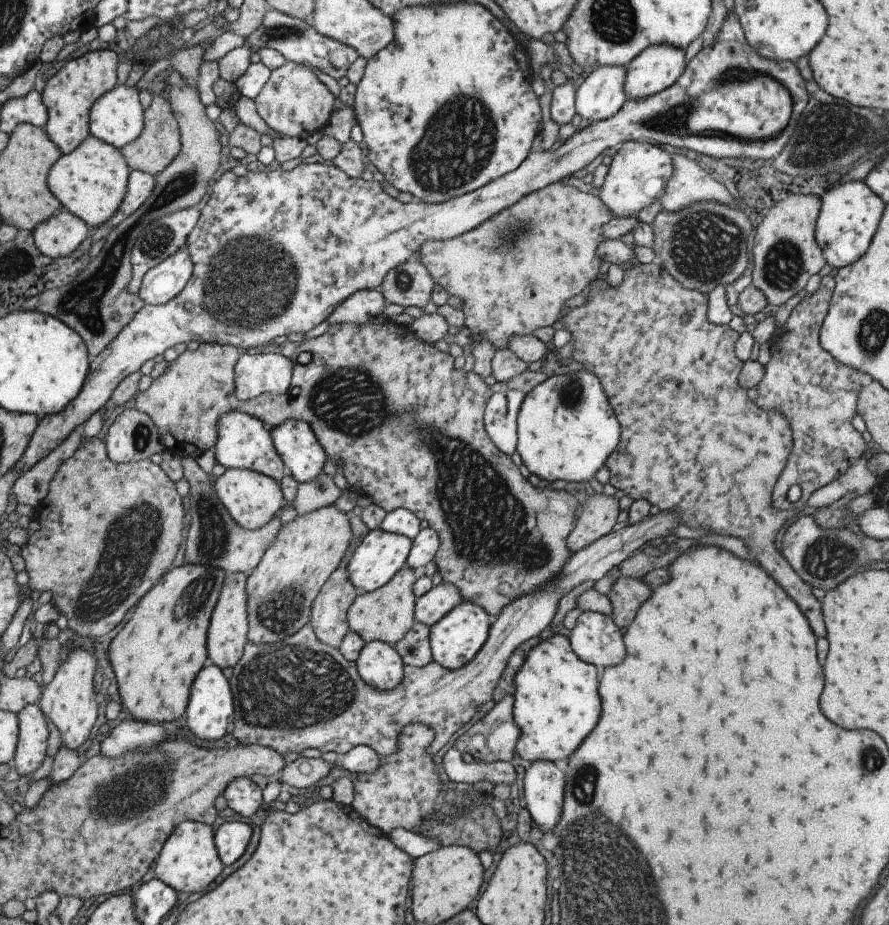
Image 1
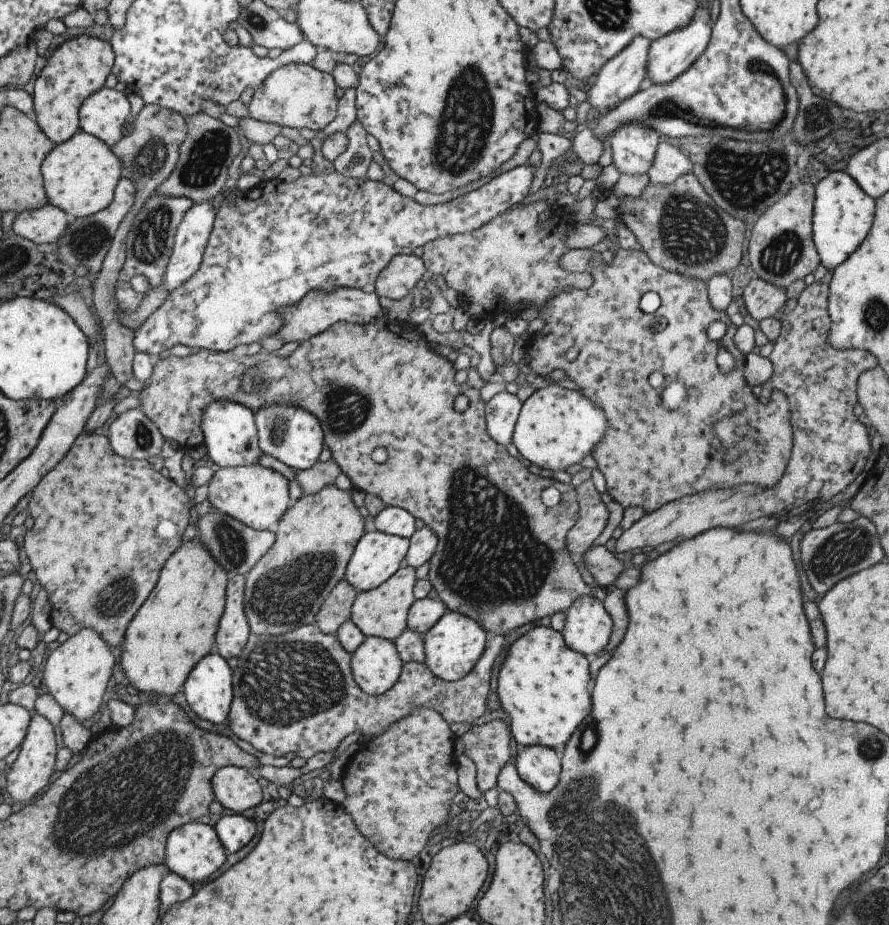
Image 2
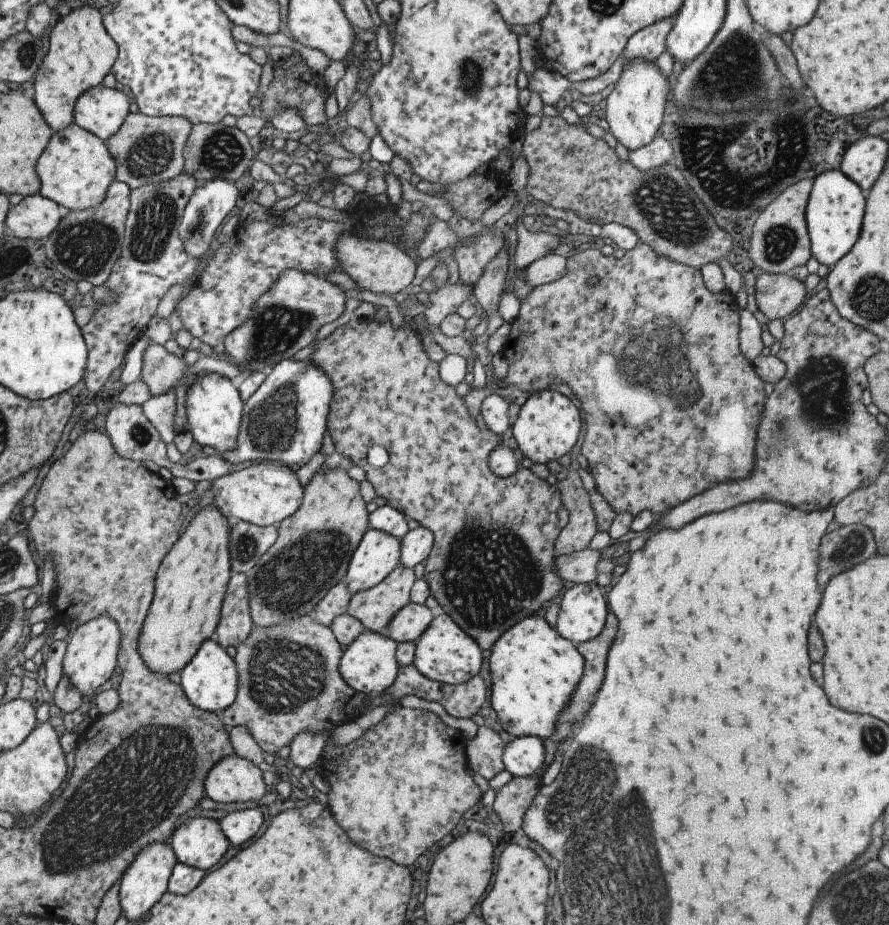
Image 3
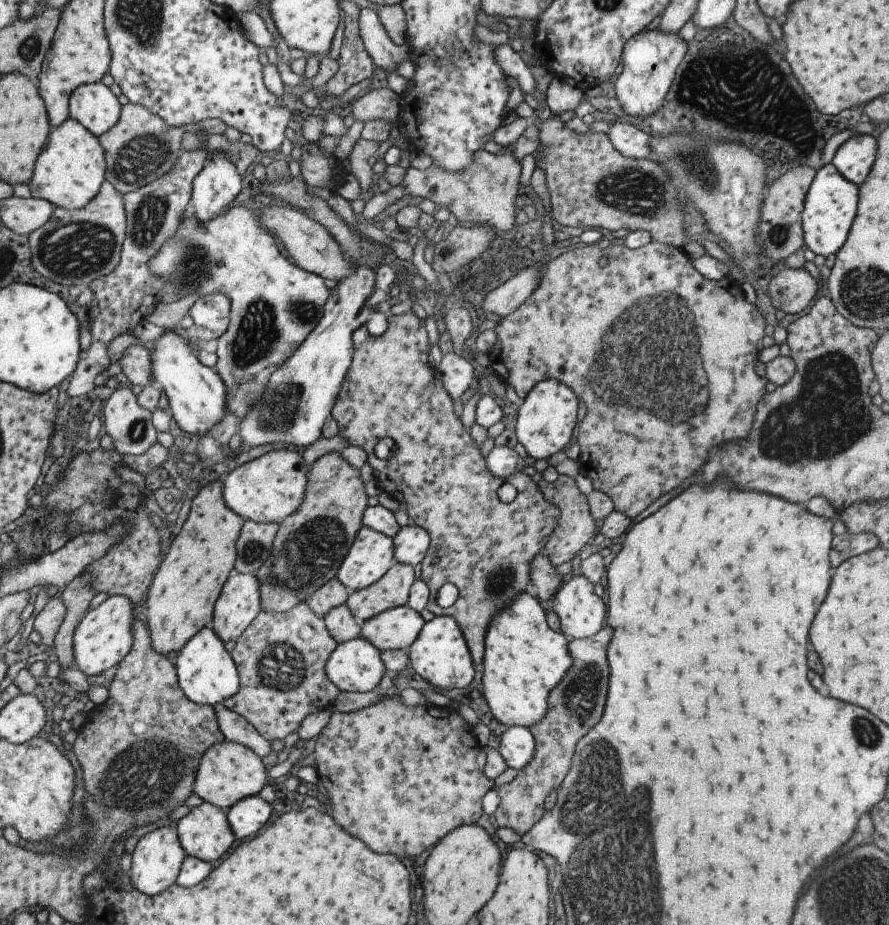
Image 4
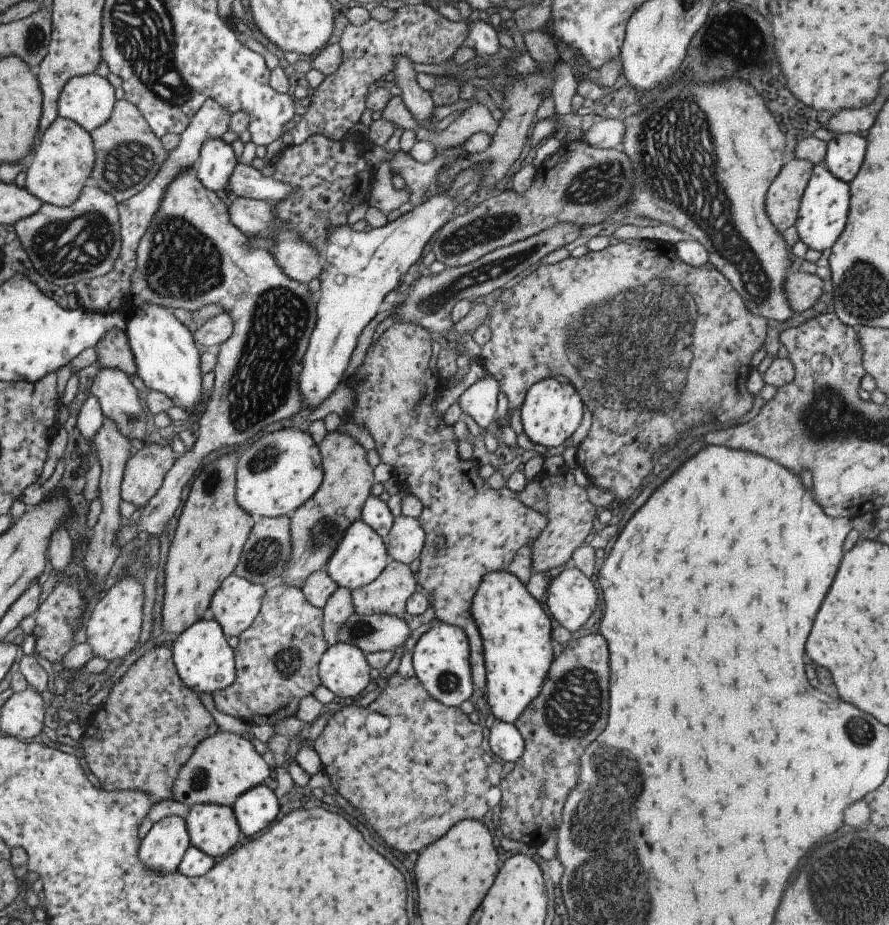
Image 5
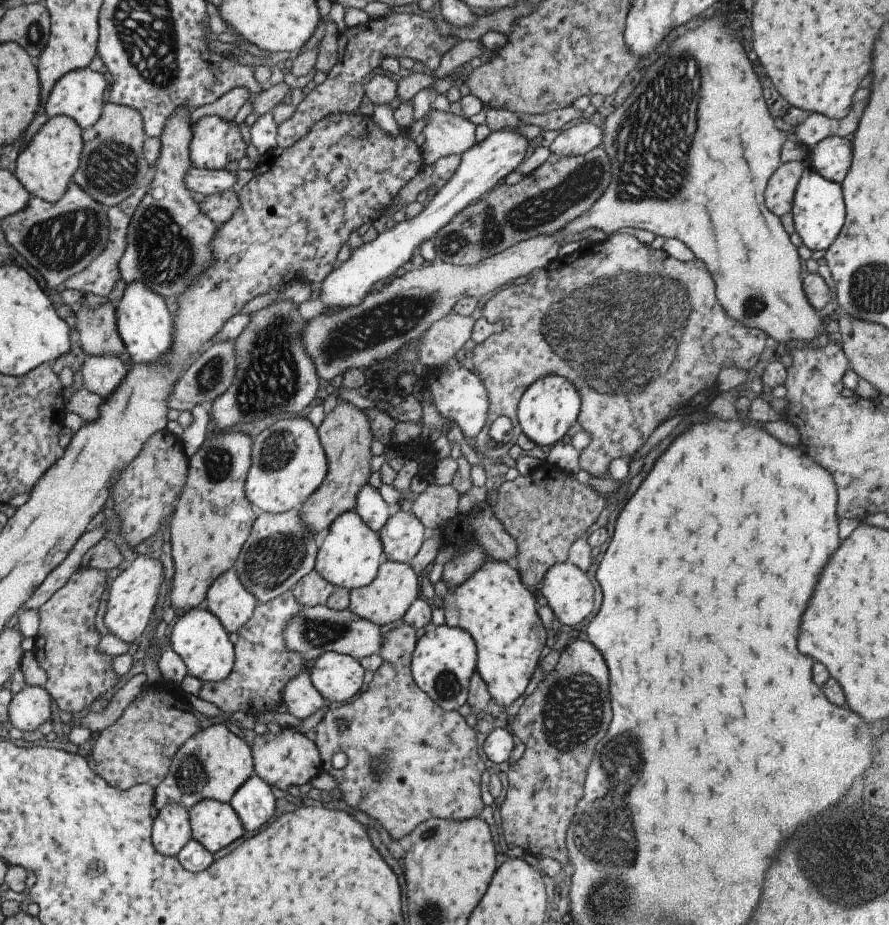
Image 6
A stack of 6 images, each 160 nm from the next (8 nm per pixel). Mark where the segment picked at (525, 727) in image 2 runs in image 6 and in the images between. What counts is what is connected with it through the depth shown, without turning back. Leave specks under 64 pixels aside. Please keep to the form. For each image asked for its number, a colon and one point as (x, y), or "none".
3: (533, 670)
4: (523, 659)
5: (517, 648)
6: (491, 604)

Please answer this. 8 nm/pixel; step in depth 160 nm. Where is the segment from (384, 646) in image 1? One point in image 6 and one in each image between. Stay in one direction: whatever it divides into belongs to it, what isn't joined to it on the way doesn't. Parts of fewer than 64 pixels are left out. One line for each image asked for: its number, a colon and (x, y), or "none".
2: (375, 665)
3: (367, 665)
4: (354, 665)
5: (342, 669)
6: (336, 677)

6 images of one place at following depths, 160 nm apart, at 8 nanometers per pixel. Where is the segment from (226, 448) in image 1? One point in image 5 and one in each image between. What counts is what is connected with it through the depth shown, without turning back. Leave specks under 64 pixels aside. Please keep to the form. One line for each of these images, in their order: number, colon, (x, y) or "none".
2: (229, 433)
3: (212, 408)
4: (195, 394)
5: (167, 359)

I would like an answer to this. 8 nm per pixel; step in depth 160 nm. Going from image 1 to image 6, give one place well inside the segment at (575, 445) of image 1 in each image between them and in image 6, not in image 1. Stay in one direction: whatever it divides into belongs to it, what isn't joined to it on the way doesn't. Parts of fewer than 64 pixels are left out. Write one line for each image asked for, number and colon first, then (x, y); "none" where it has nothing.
2: (555, 428)
3: (546, 426)
4: (545, 420)
5: (551, 409)
6: (547, 408)

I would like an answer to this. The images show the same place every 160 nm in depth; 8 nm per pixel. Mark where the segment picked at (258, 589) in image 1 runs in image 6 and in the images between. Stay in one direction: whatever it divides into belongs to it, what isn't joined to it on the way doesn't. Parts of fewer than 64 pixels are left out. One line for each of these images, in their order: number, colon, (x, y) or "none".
2: (316, 535)
3: (313, 547)
4: (310, 543)
5: (315, 527)
6: (344, 435)

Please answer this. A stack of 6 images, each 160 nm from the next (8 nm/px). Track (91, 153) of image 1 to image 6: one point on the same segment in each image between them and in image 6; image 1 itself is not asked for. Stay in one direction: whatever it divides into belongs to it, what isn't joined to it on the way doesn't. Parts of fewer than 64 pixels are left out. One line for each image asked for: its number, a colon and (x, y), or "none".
2: (80, 174)
3: (75, 169)
4: (69, 171)
5: (60, 165)
6: (44, 167)

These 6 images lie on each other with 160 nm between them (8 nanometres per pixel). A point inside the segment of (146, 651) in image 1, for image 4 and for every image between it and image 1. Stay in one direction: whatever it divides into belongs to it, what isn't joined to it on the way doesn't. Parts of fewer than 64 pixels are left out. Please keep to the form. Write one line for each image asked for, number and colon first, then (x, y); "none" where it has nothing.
2: (175, 627)
3: (190, 583)
4: (180, 601)

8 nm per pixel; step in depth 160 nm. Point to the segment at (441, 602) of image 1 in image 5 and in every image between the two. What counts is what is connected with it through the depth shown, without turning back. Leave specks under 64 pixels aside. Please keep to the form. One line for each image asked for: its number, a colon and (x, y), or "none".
2: (423, 613)
3: (406, 625)
4: (396, 628)
5: (370, 633)

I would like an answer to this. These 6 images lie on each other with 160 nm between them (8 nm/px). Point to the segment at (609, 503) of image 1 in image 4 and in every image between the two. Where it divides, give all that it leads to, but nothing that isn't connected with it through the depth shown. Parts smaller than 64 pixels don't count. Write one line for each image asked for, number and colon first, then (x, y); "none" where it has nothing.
2: (592, 514)
3: (581, 525)
4: (575, 527)

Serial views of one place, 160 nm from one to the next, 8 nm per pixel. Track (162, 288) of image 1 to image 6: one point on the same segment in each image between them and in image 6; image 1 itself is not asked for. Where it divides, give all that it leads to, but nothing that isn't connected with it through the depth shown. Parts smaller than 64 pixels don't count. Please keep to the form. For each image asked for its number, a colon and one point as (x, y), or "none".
2: (192, 233)
3: (211, 202)
4: (214, 187)
5: (215, 162)
6: (214, 141)

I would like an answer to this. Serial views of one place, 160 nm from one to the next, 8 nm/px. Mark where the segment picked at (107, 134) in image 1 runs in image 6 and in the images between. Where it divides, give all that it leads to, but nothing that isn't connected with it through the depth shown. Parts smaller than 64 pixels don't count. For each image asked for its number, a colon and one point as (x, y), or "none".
2: (102, 114)
3: (101, 111)
4: (93, 104)
5: (87, 99)
6: (80, 95)

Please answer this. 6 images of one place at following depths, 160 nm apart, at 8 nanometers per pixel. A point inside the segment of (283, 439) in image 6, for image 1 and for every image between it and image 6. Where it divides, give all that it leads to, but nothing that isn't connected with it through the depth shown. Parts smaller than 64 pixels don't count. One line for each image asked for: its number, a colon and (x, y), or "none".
1: (252, 499)
2: (257, 496)
3: (264, 494)
4: (266, 489)
5: (278, 472)

